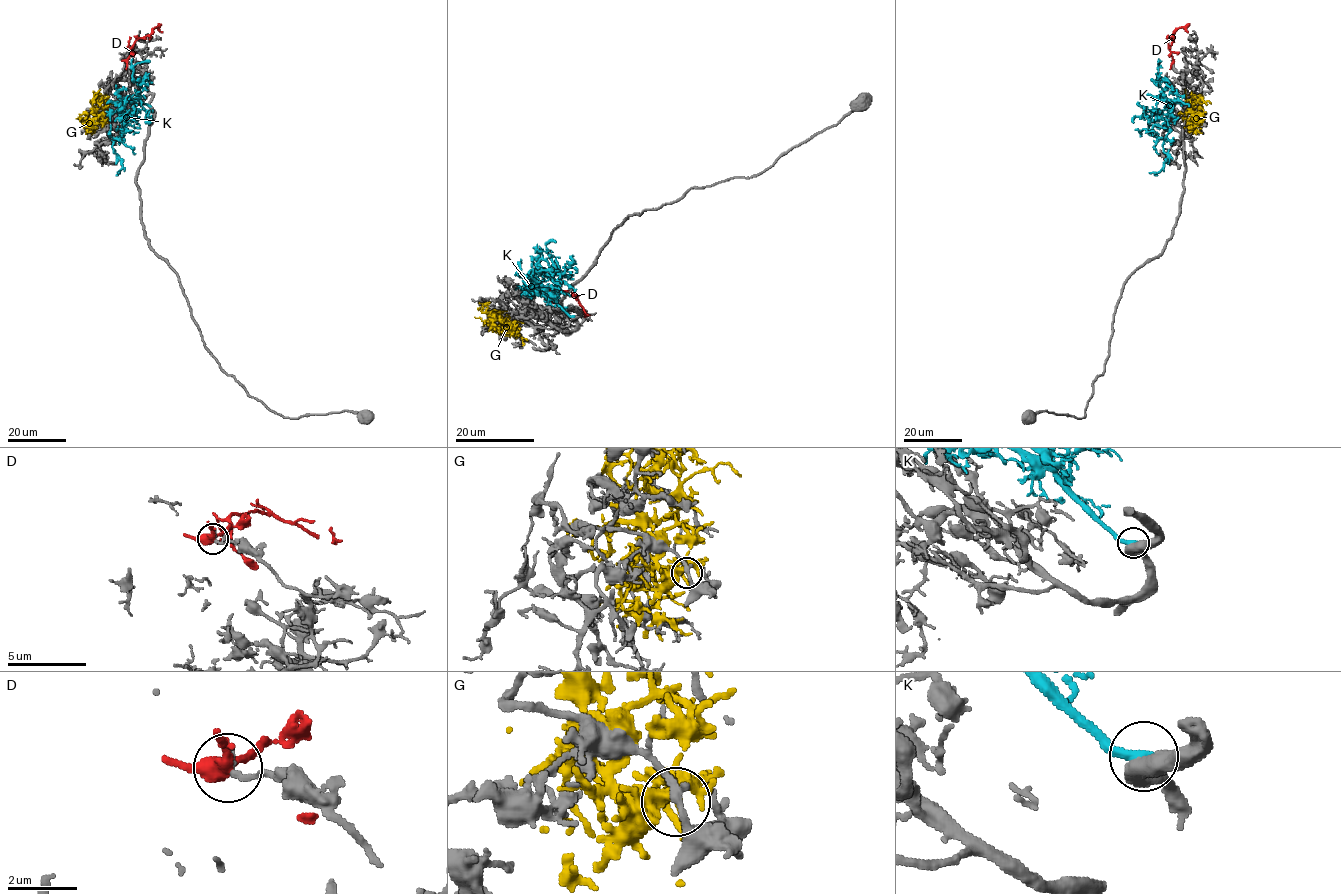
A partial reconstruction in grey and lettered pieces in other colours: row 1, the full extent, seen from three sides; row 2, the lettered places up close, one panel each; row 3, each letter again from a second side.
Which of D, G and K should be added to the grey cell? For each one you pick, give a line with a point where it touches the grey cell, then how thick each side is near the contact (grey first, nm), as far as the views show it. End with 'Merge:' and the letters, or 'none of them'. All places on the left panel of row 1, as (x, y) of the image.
K: contact (150, 106); calibres 500 and 360 nm
Merge: K

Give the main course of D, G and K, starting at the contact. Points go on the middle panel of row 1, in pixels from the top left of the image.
D: (543, 295), (548, 289), (563, 290), (574, 295), (590, 315)
G: (513, 331), (497, 314), (498, 311), (507, 311)
K: (573, 317), (552, 298), (534, 292), (542, 286), (535, 289), (523, 281), (530, 288), (535, 284), (532, 263)

